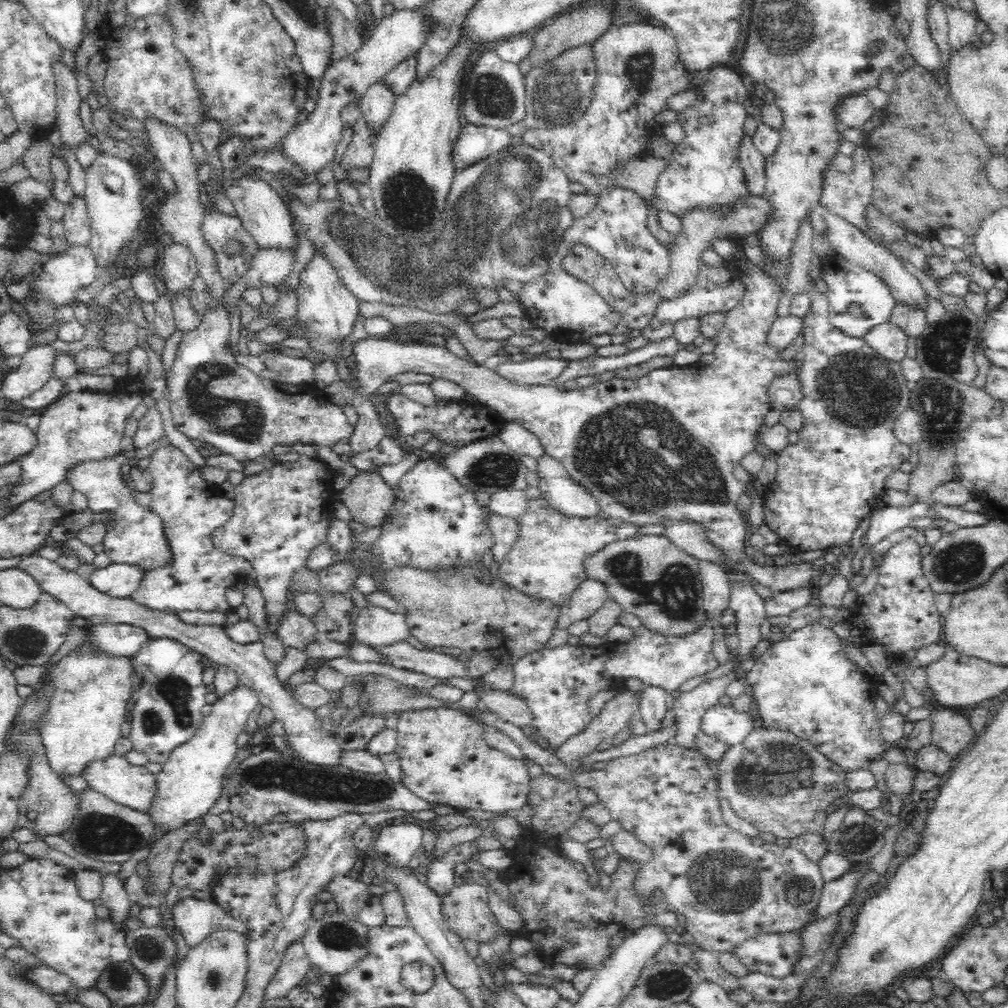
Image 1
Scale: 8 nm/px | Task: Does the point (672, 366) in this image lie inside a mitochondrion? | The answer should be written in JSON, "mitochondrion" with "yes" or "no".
{"mitochondrion":"no"}

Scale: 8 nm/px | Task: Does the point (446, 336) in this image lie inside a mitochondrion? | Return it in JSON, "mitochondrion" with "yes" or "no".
{"mitochondrion":"no"}

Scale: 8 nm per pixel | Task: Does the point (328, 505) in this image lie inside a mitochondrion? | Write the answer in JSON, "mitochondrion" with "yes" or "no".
{"mitochondrion":"no"}

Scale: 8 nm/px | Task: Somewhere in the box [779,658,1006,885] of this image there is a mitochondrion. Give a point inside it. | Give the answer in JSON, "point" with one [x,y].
{"point":[856,837]}

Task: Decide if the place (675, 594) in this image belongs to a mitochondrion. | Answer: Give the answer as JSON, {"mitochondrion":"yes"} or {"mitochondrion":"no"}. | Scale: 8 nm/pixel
{"mitochondrion":"yes"}

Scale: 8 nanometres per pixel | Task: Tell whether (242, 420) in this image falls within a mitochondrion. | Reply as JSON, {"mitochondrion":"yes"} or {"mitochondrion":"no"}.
{"mitochondrion":"yes"}

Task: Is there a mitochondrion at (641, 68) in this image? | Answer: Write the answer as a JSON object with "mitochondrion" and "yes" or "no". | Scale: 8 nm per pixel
{"mitochondrion":"yes"}

